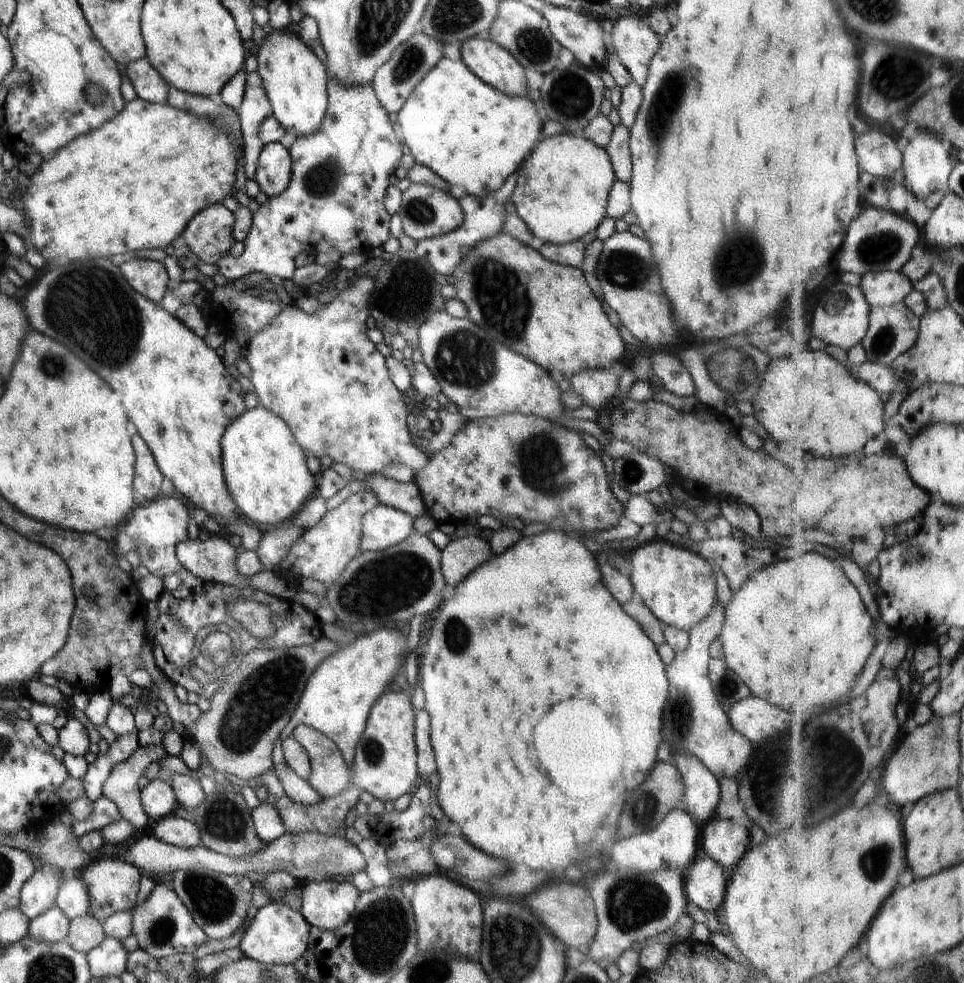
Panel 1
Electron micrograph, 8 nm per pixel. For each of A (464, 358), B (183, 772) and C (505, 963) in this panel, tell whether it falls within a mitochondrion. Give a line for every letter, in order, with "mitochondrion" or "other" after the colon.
A: mitochondrion
B: other
C: mitochondrion

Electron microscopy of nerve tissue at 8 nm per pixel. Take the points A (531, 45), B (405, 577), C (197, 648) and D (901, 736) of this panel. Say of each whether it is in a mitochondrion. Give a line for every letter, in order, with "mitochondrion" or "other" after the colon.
A: mitochondrion
B: mitochondrion
C: mitochondrion
D: other

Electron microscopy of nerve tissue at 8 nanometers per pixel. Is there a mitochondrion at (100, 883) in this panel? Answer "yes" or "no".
no

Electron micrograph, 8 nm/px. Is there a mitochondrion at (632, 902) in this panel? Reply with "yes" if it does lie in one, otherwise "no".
yes

